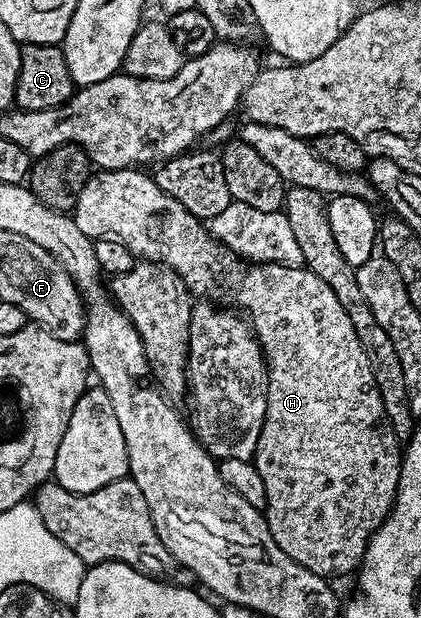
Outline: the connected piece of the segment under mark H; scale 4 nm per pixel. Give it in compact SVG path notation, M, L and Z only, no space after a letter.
M137 167L94 172L90 176L89 182L83 187L83 191L79 191L79 199L71 210L71 216L75 223L79 223L79 231L83 231L83 235L94 239L111 237L114 241L126 245L132 251L134 258L143 261L157 261L161 265L166 265L168 269L174 269L185 281L185 288L194 294L205 293L208 289L215 288L218 281L229 292L230 299L234 301L232 304L238 310L245 309L241 311L247 318L249 326L252 327L254 335L257 336L257 342L261 344L261 350L265 356L265 364L269 366L267 411L265 412L263 431L259 435L255 464L259 475L263 475L263 487L267 487L267 503L263 512L265 520L269 522L271 535L275 539L275 543L279 543L279 547L283 547L283 551L287 551L287 555L291 555L291 559L295 559L295 563L307 567L307 571L315 571L320 577L326 579L333 579L336 573L351 572L350 574L352 574L361 564L361 556L365 553L371 535L393 510L393 500L399 487L403 445L398 441L385 414L383 399L379 387L375 383L375 375L371 371L367 351L363 351L363 343L359 343L359 335L355 335L355 327L351 327L351 319L347 319L347 311L343 311L343 306L339 304L339 298L335 295L335 291L331 291L331 287L327 287L327 283L323 283L323 279L319 279L319 275L315 275L300 265L280 265L274 261L246 264L242 258L231 252L227 246L222 245L209 232L203 224L202 218L191 215L187 211L187 207L183 207L183 203L179 203L179 199L171 199L171 195L164 193L148 172Z

